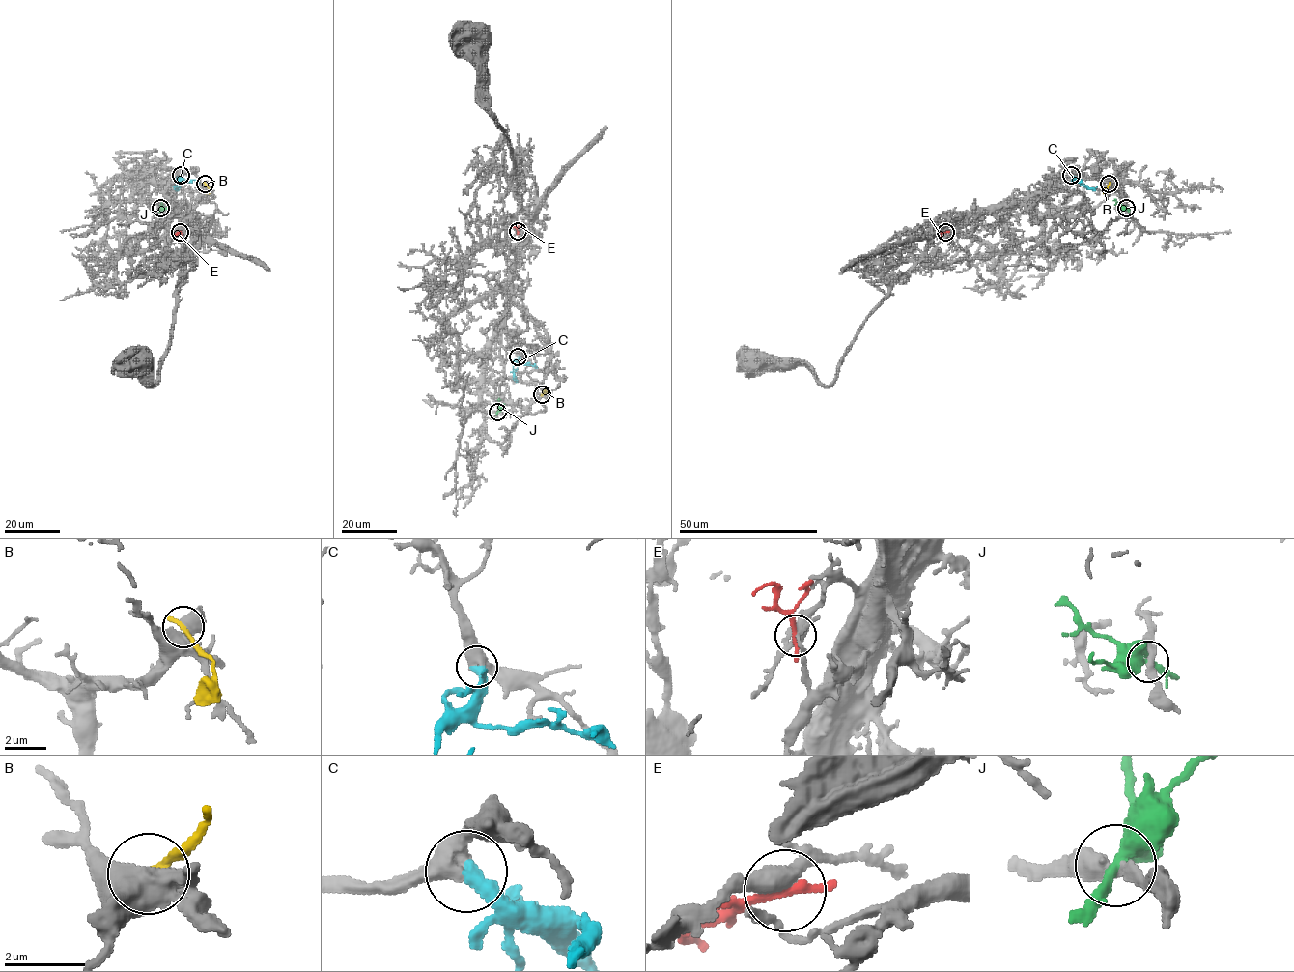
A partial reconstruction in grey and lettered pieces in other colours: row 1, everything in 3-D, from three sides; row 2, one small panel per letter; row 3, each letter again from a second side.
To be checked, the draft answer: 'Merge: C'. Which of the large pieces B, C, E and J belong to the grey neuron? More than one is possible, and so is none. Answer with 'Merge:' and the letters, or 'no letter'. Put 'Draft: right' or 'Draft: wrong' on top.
Draft: right
Merge: C

